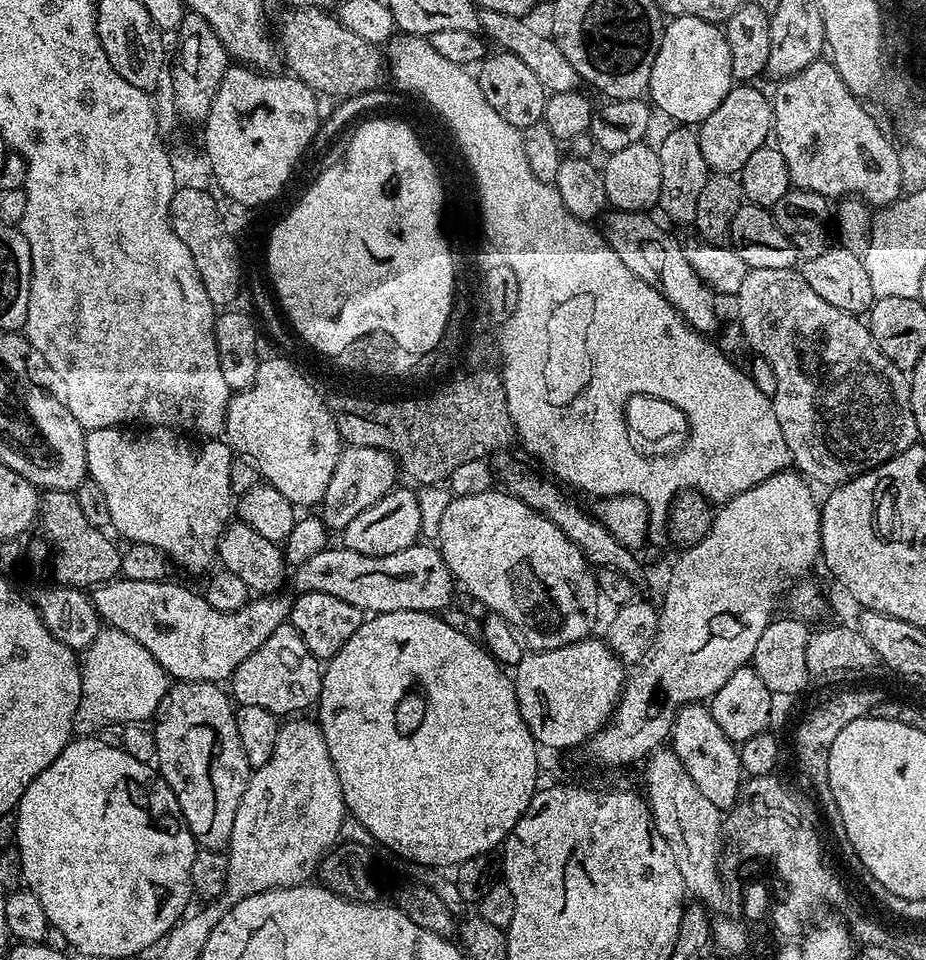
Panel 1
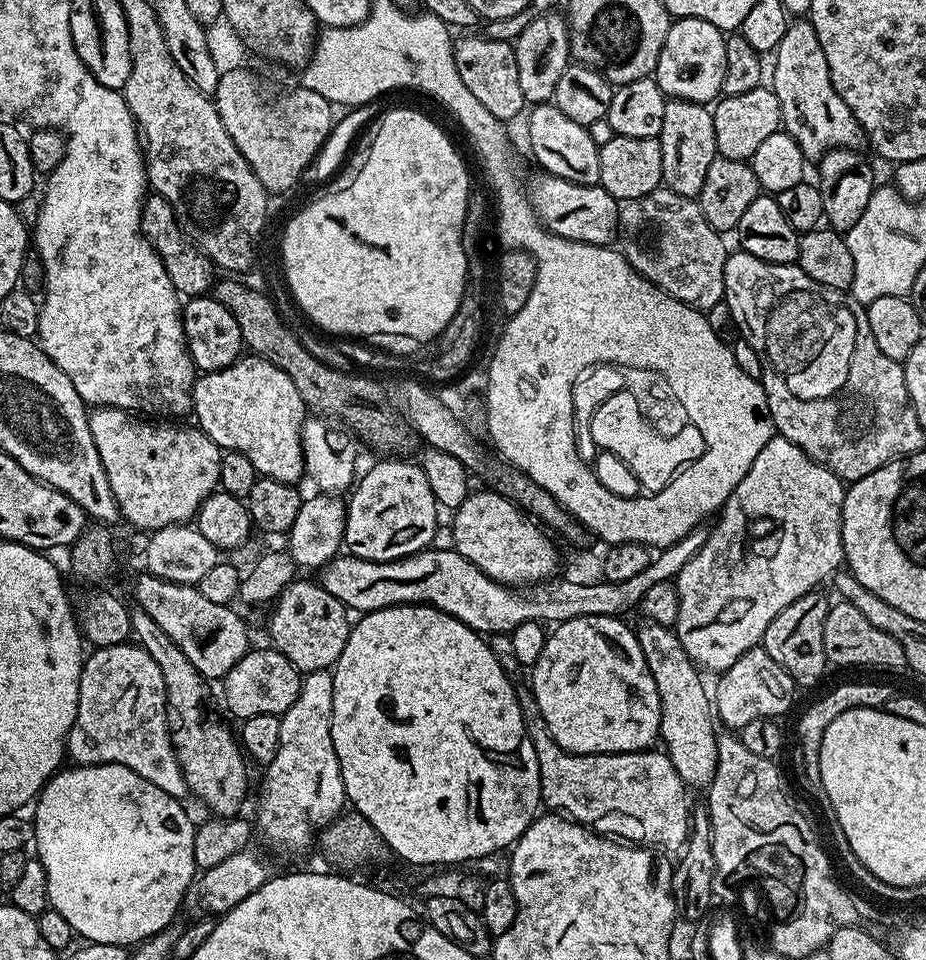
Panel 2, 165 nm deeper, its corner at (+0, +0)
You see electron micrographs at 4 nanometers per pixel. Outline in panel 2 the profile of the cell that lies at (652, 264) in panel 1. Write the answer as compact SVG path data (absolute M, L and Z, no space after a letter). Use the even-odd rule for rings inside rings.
M547 174L530 184L532 208L540 223L552 233L574 242L611 245L620 227L621 205L599 184L575 184L566 178Z

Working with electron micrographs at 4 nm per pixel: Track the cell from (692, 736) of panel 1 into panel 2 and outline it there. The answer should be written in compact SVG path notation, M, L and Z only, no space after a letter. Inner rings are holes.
M644 622L638 628L638 635L642 654L650 666L650 674L654 674L660 695L662 719L659 739L668 743L666 751L670 762L674 762L674 770L678 770L685 785L707 786L712 783L718 766L718 731L716 732L717 725L714 723L714 704L709 689L708 692L704 689L701 669L693 664L669 625Z

